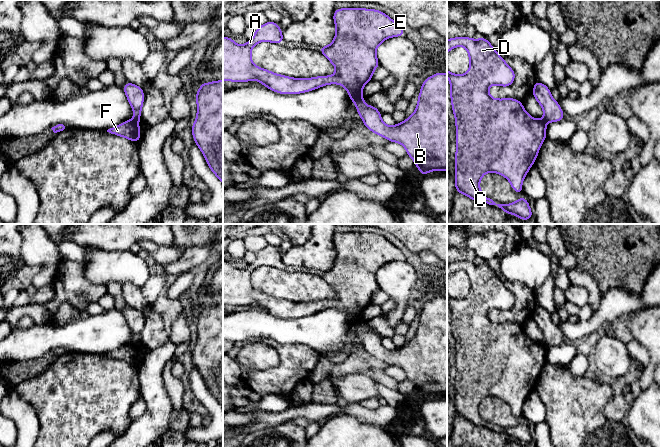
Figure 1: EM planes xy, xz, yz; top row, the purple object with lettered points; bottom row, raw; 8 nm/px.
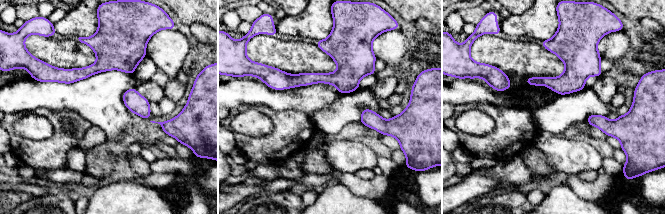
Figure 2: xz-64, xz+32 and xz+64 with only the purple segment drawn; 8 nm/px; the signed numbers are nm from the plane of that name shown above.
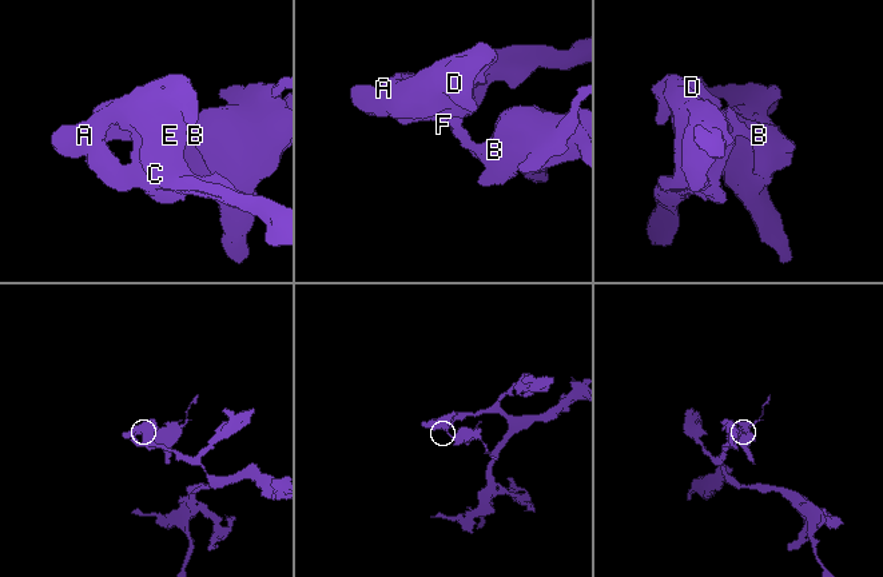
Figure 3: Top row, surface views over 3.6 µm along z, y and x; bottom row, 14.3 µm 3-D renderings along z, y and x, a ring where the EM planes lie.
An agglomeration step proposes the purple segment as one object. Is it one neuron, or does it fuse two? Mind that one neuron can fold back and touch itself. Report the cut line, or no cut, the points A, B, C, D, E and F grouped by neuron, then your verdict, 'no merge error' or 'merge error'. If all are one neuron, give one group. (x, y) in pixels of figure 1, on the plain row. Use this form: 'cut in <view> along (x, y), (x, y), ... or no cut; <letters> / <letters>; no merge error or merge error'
cut in xz along (360, 319), (352, 324); A C D E F / B; merge error

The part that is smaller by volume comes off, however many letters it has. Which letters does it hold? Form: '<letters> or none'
B

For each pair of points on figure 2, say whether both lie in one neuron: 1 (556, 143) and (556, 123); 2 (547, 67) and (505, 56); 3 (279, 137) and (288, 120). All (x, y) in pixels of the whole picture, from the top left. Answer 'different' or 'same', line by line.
1: different
2: same
3: same

